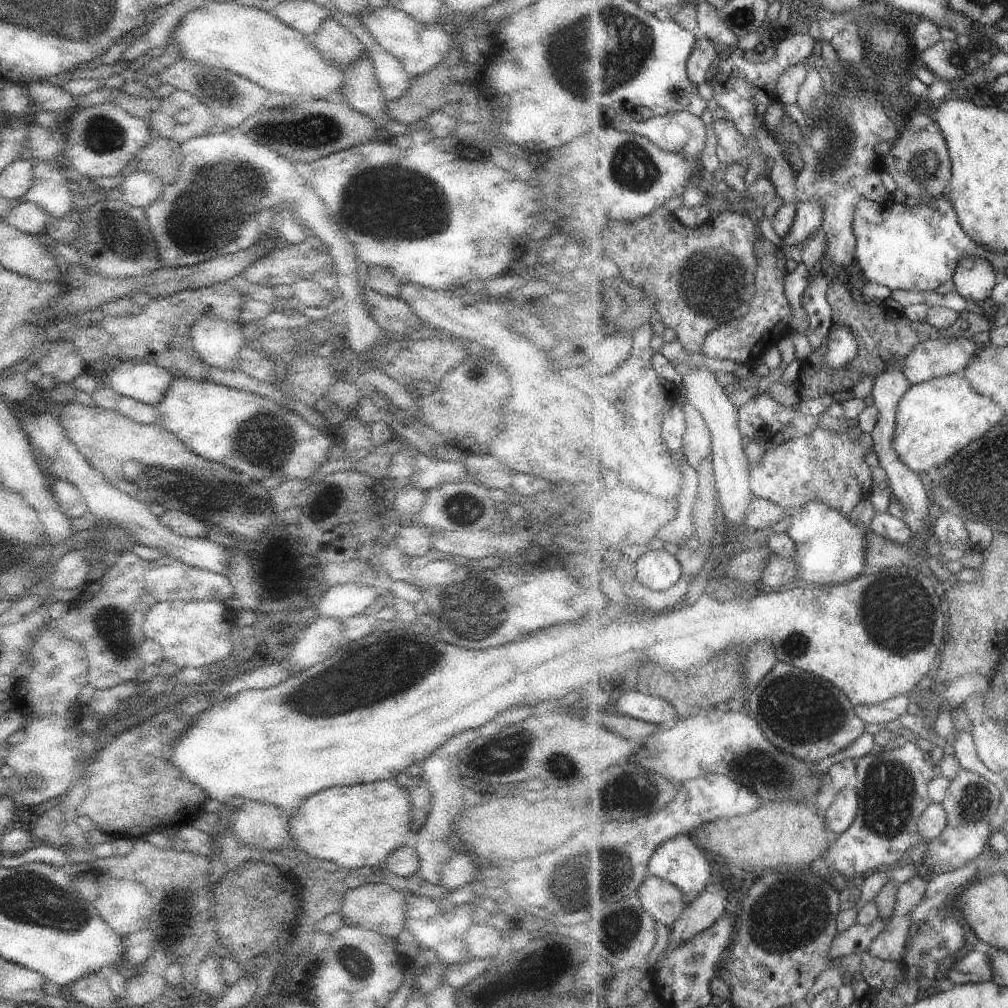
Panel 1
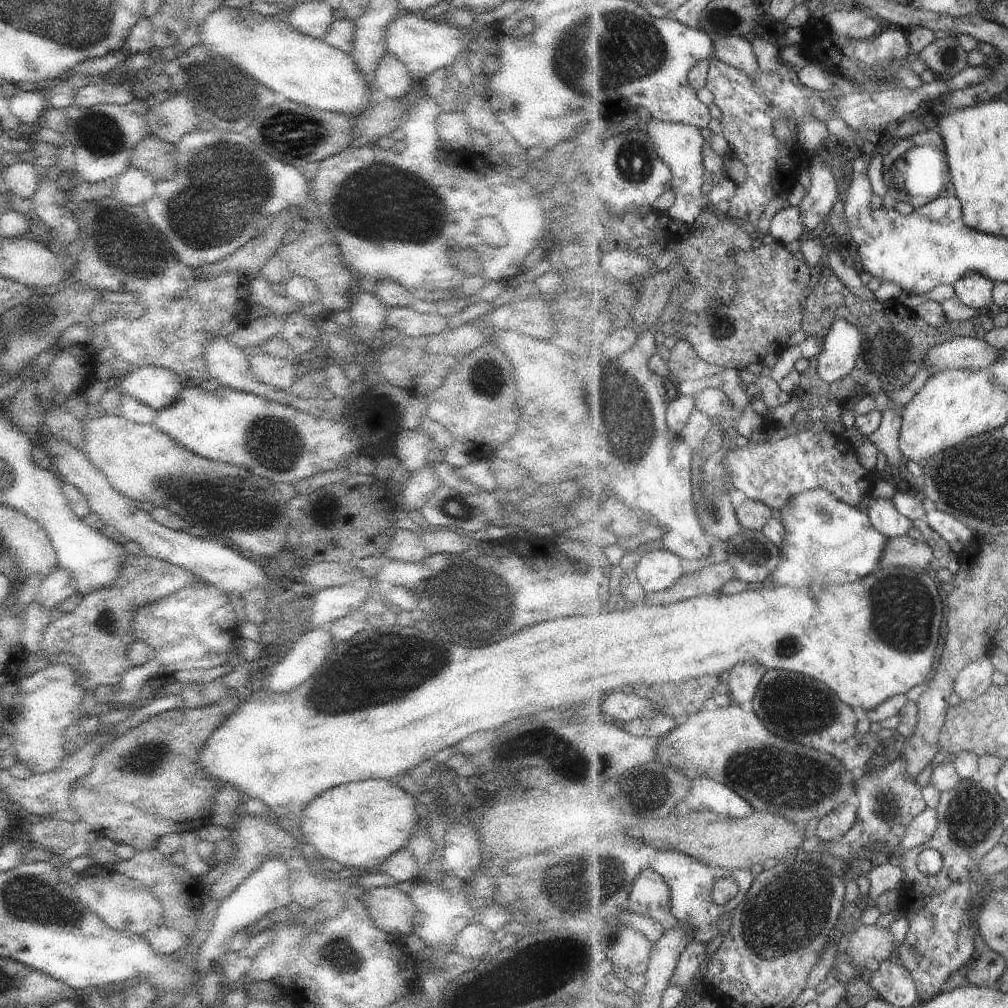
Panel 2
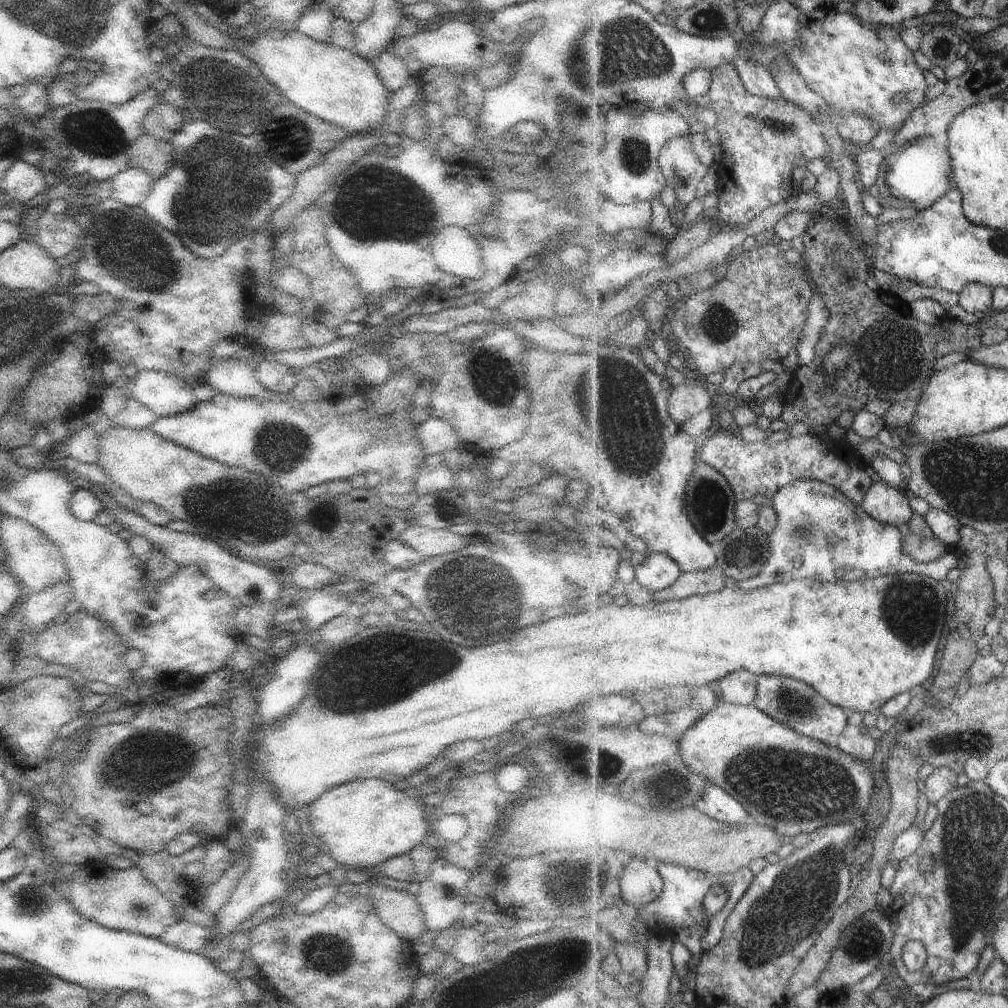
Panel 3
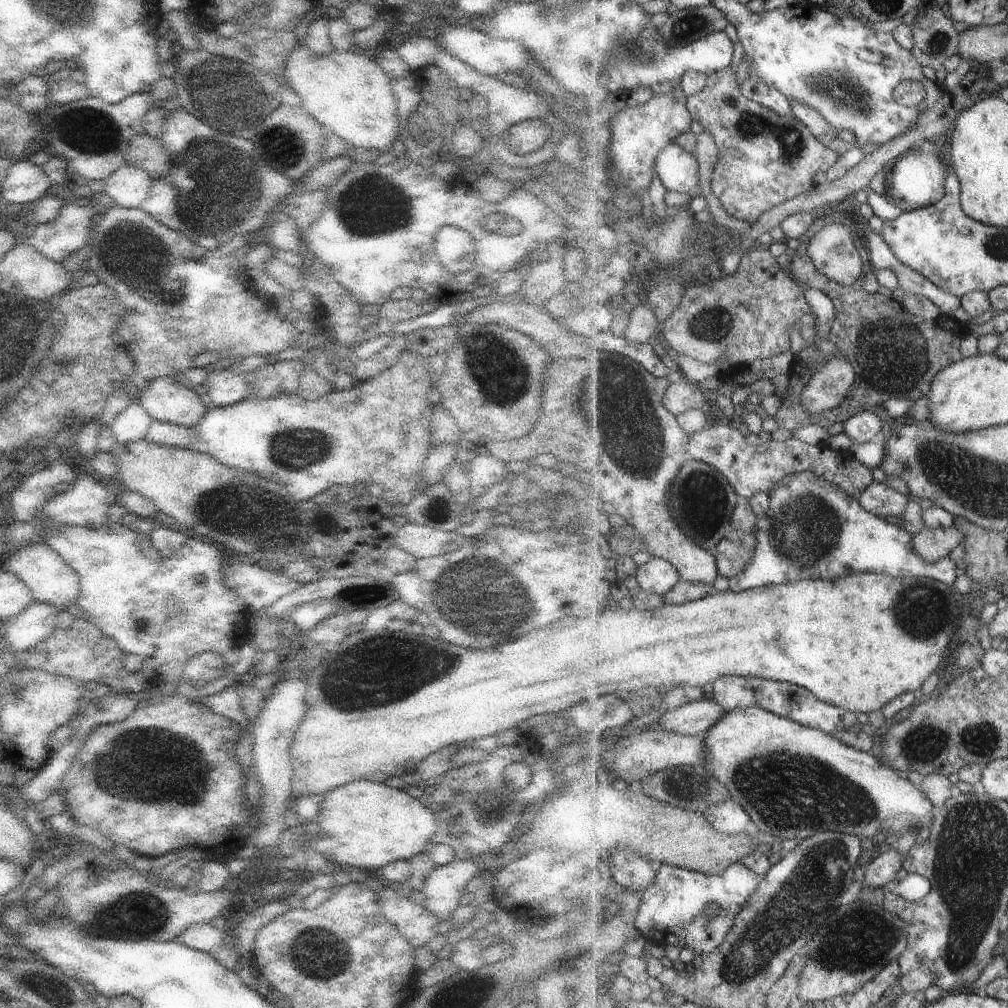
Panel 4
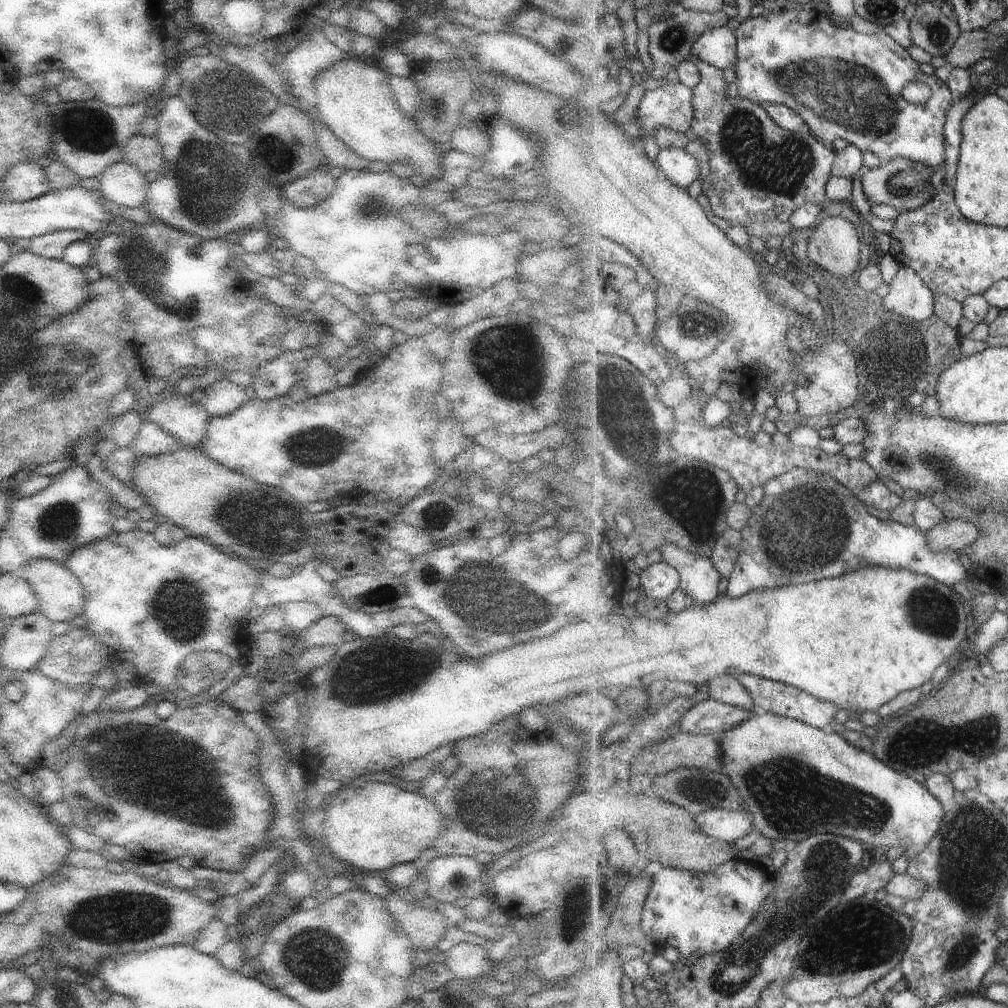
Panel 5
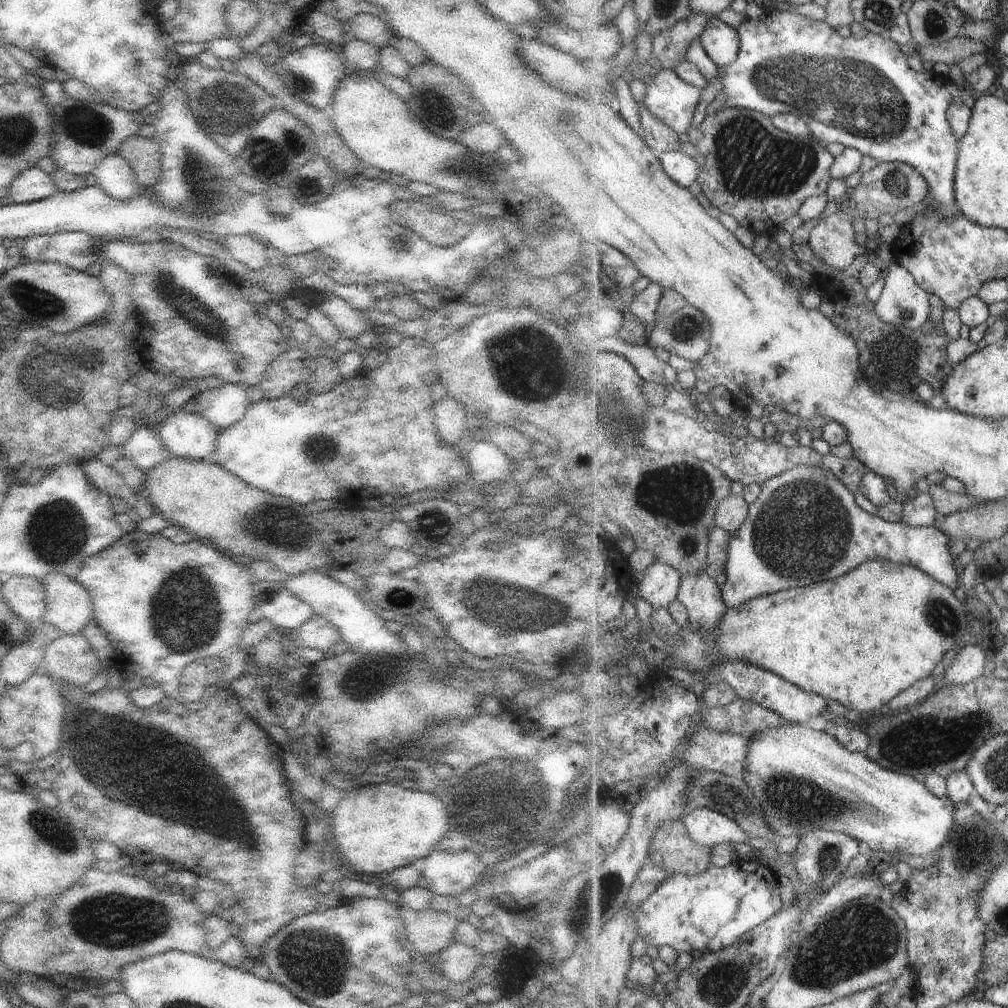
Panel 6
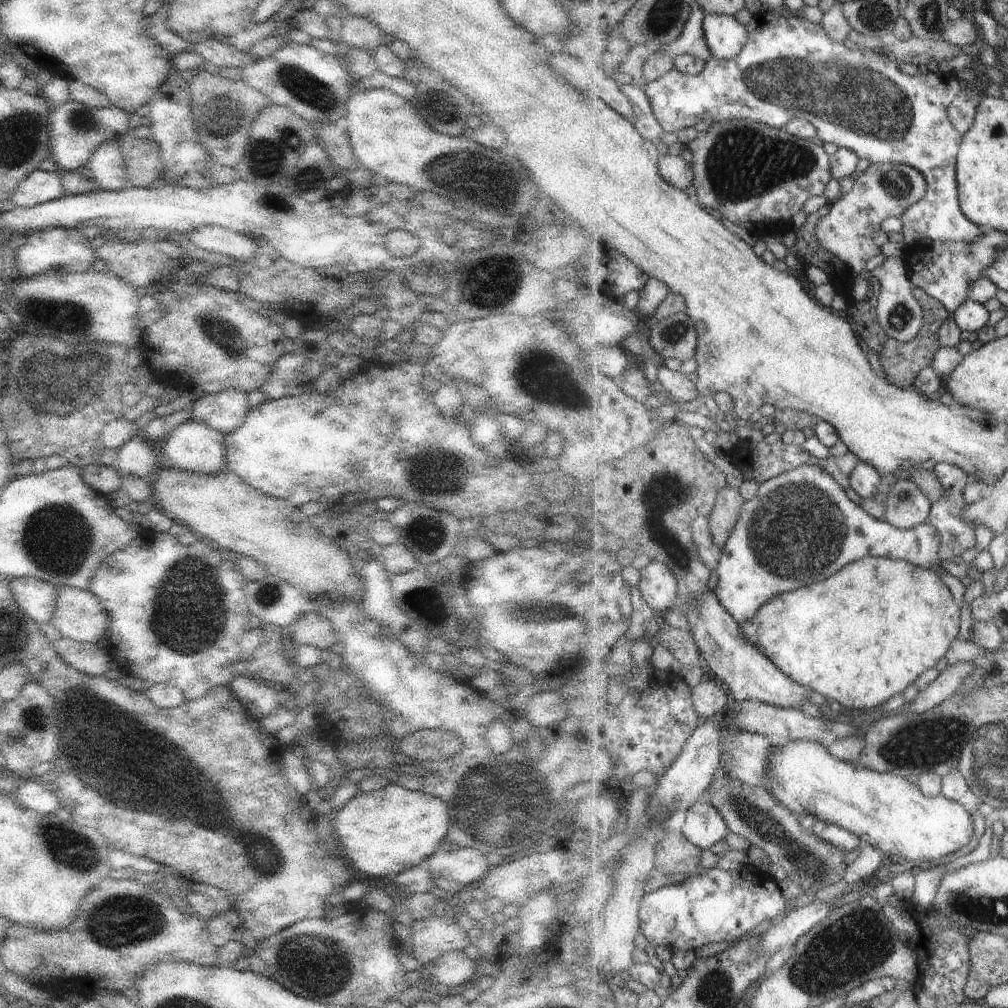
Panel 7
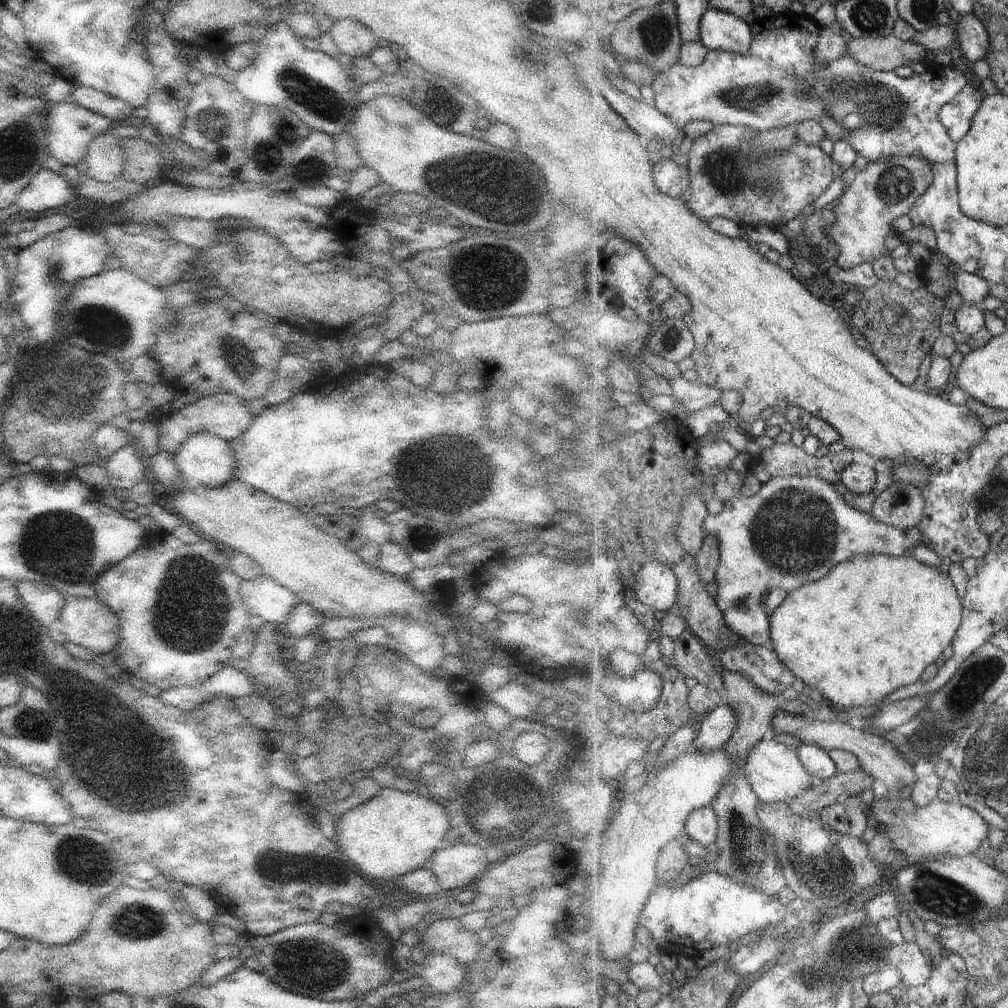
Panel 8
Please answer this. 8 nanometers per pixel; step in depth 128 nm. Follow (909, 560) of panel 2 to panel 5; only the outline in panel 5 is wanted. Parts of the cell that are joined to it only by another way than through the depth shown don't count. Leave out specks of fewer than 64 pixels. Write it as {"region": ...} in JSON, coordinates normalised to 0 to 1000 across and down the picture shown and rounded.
{"region":[[[938,514],[929,523],[921,527],[920,534],[927,547],[951,546],[954,542],[970,536],[972,524],[968,519],[955,515]]]}

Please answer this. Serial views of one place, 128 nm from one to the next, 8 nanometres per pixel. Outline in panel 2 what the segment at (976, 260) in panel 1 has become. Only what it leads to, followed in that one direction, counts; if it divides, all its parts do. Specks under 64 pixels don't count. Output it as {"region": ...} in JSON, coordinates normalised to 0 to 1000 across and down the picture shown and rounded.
{"region":[[[961,271],[947,281],[948,294],[956,303],[978,309],[984,300],[984,290],[988,280],[973,271]]]}

